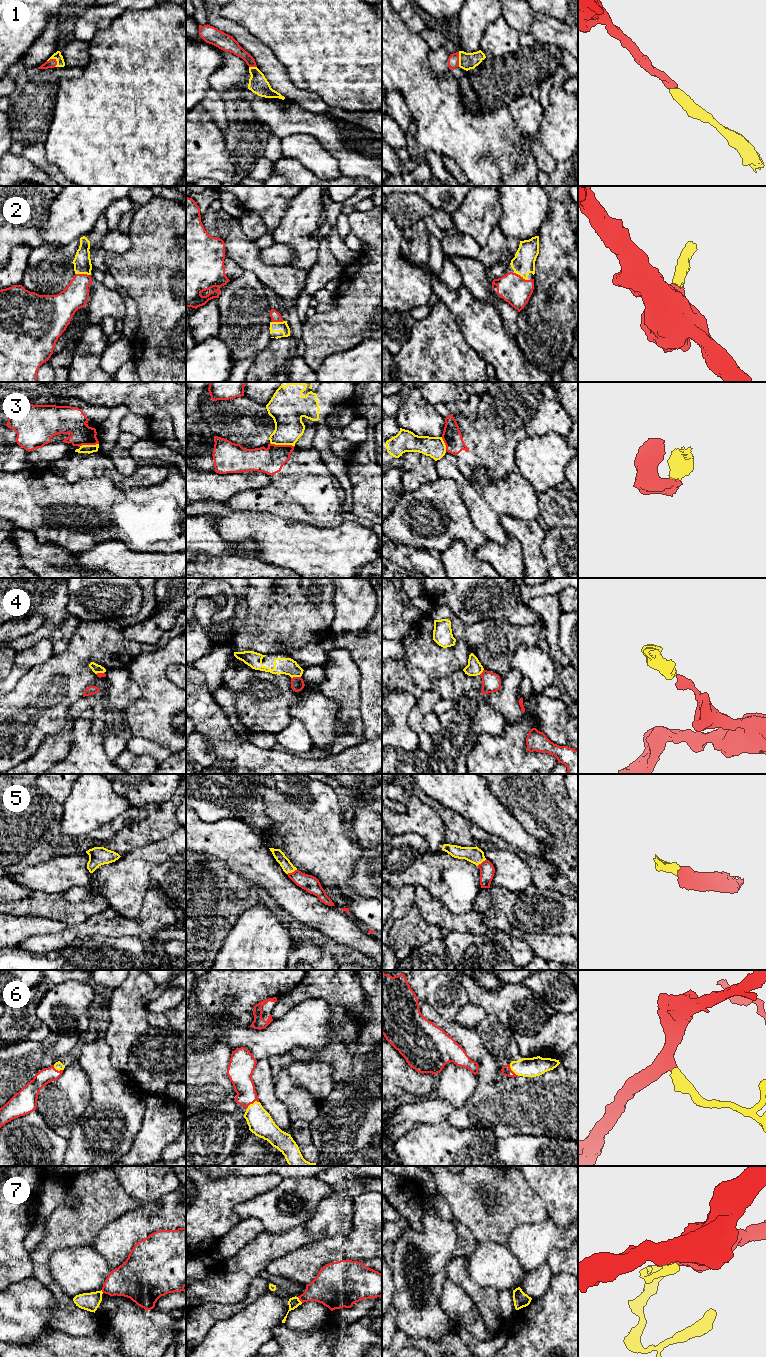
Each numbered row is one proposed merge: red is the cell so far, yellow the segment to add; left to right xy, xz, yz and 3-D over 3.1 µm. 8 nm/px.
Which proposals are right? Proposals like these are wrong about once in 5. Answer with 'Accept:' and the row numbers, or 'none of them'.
Accept: 1, 2, 5, 6

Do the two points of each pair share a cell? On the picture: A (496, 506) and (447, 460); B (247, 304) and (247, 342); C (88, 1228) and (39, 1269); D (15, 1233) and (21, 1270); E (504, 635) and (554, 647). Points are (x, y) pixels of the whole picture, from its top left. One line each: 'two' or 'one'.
A: one
B: one
C: one
D: one
E: two

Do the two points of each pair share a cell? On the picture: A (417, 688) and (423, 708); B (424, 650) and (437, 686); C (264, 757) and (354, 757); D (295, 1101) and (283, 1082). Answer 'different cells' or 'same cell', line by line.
A: different cells
B: different cells
C: same cell
D: same cell

